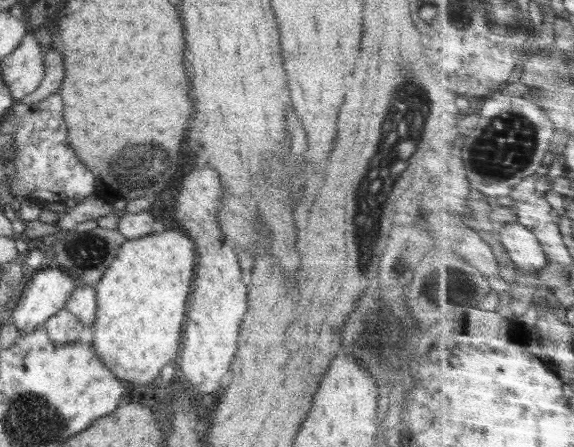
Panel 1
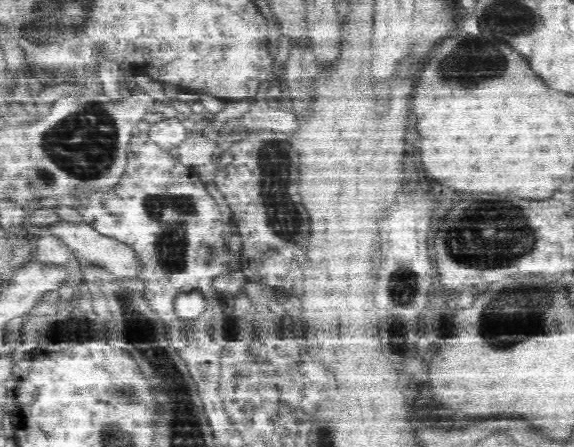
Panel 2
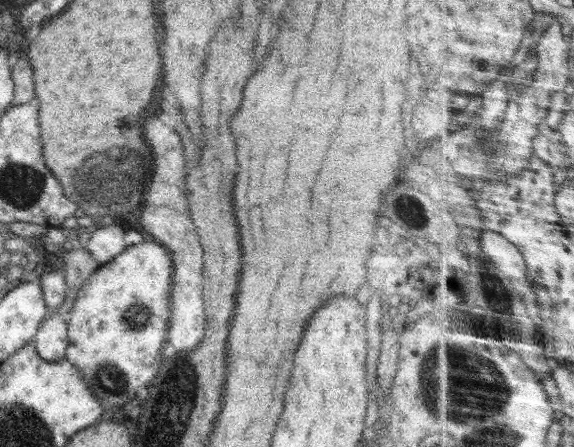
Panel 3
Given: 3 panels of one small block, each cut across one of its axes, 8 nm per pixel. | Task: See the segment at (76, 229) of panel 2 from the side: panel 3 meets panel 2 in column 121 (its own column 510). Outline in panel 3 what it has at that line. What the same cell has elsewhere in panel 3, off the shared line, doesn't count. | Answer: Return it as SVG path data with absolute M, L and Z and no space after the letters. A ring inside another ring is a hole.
M488 230L484 234L484 250L498 264L499 270L508 274L511 279L527 277L529 268L524 254L506 236Z

